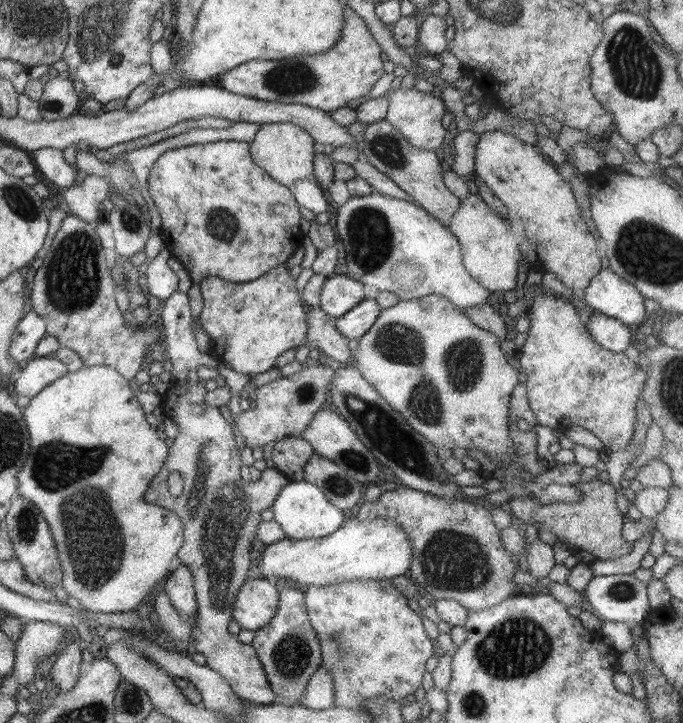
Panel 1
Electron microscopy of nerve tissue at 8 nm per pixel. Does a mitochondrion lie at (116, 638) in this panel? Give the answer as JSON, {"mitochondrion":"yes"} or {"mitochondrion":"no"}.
{"mitochondrion":"no"}

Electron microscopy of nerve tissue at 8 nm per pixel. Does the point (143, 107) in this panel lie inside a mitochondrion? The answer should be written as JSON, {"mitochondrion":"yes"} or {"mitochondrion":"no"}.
{"mitochondrion":"no"}

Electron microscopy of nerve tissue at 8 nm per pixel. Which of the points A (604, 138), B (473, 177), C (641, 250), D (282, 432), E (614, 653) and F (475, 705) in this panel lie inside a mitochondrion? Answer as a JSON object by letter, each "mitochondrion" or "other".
{"A":"other","B":"other","C":"mitochondrion","D":"other","E":"other","F":"mitochondrion"}

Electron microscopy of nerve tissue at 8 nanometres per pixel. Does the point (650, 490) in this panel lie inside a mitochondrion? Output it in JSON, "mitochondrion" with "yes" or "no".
{"mitochondrion":"no"}

